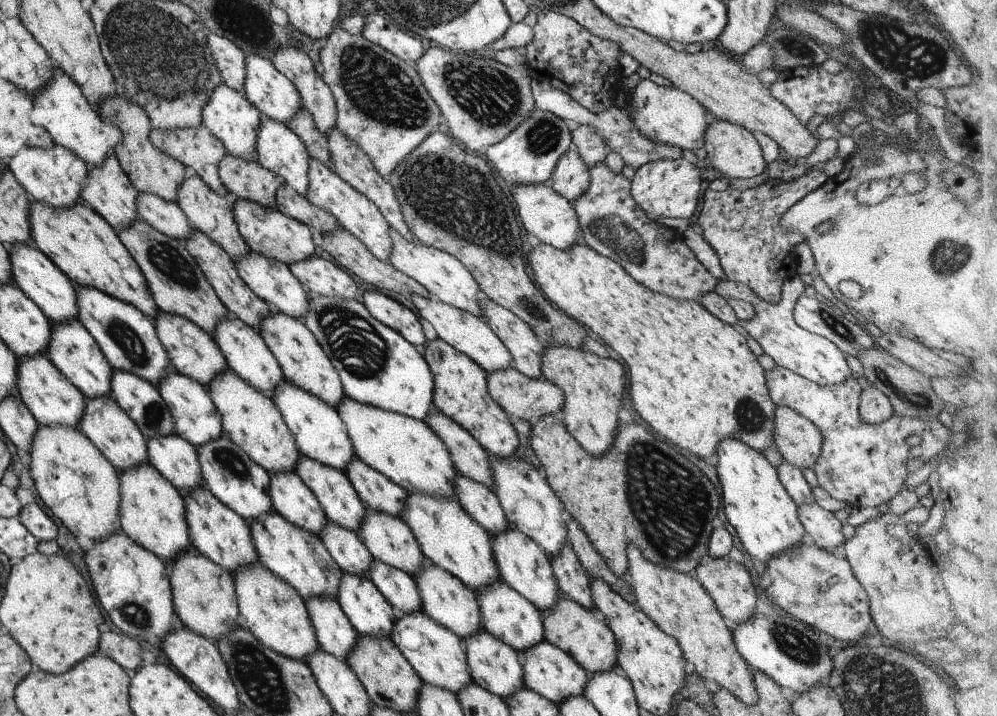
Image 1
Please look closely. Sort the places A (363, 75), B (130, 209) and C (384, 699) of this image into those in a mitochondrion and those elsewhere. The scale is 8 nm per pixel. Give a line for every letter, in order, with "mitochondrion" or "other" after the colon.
A: mitochondrion
B: other
C: other

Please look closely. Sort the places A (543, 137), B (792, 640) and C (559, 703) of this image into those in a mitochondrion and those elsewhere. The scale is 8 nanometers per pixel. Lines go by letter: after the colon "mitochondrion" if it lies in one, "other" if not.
A: mitochondrion
B: mitochondrion
C: other

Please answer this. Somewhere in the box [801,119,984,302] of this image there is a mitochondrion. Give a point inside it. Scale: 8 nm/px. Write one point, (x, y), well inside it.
(956, 246)

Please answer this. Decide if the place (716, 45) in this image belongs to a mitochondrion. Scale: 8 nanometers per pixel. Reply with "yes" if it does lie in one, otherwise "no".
no

